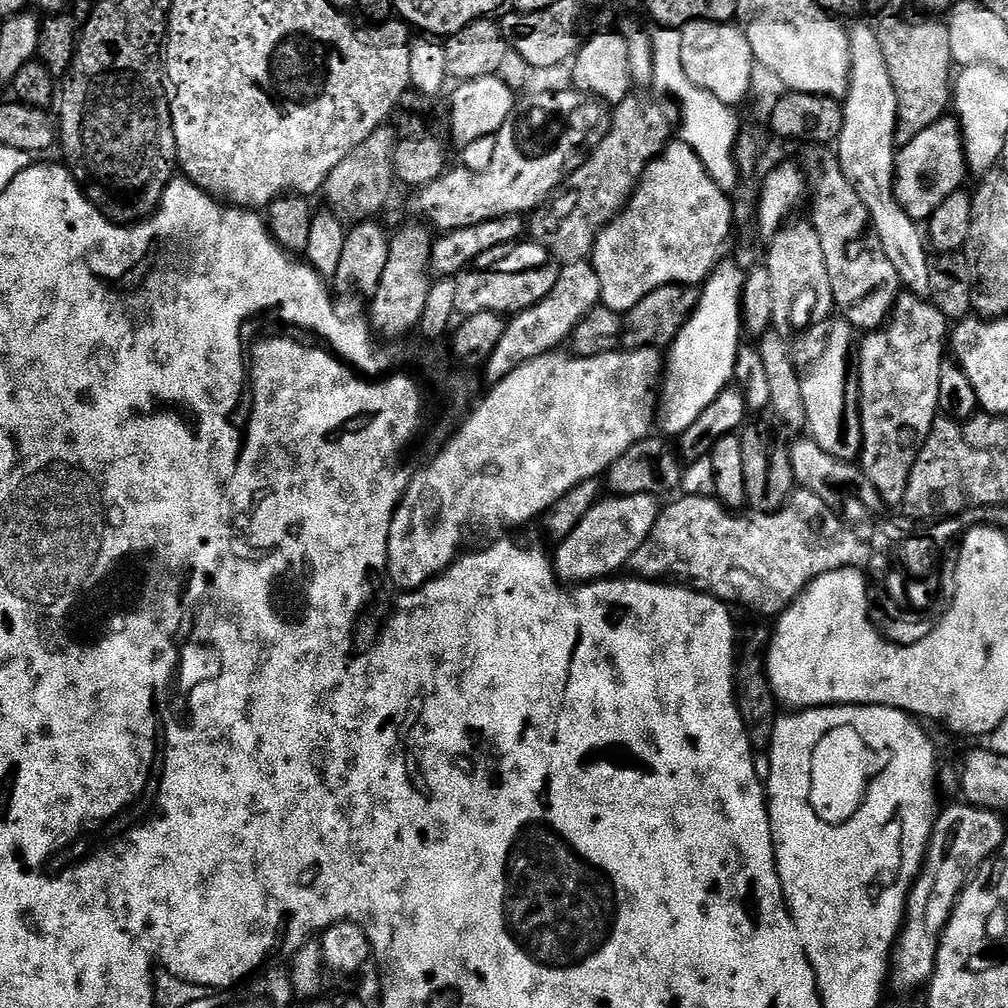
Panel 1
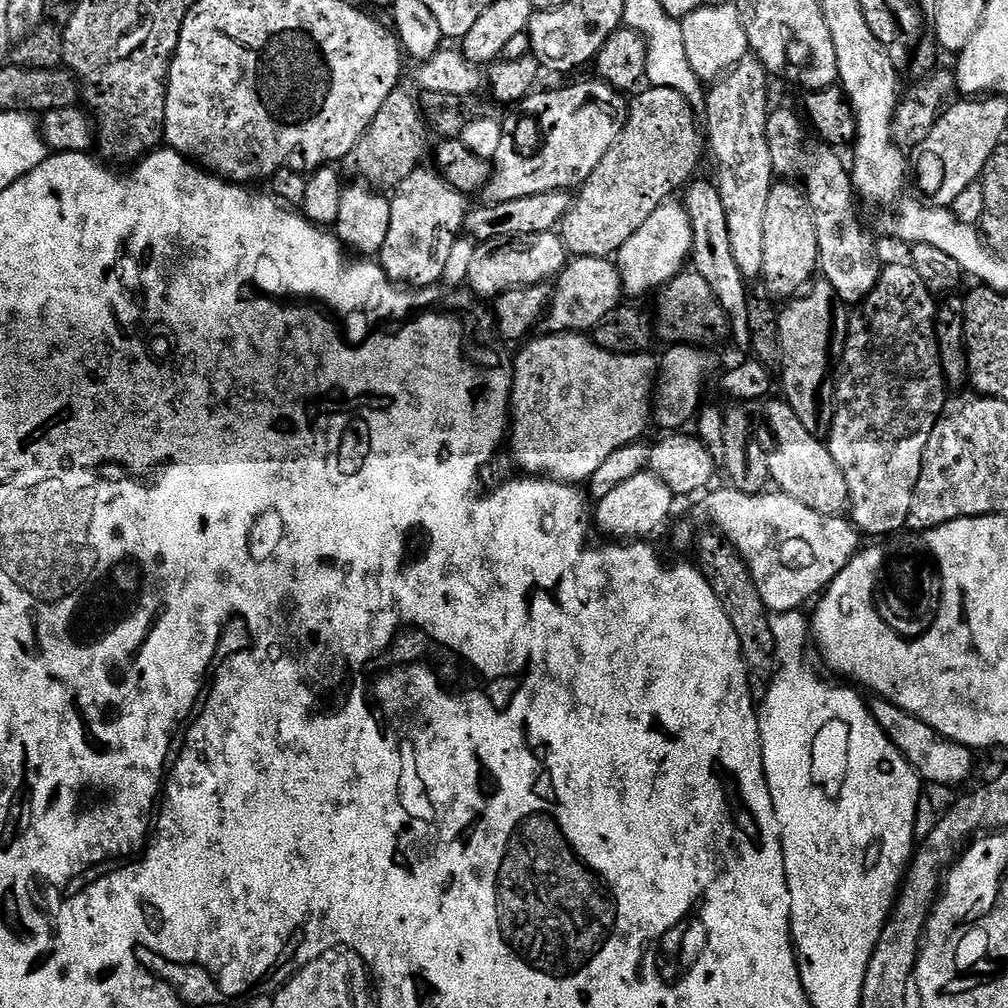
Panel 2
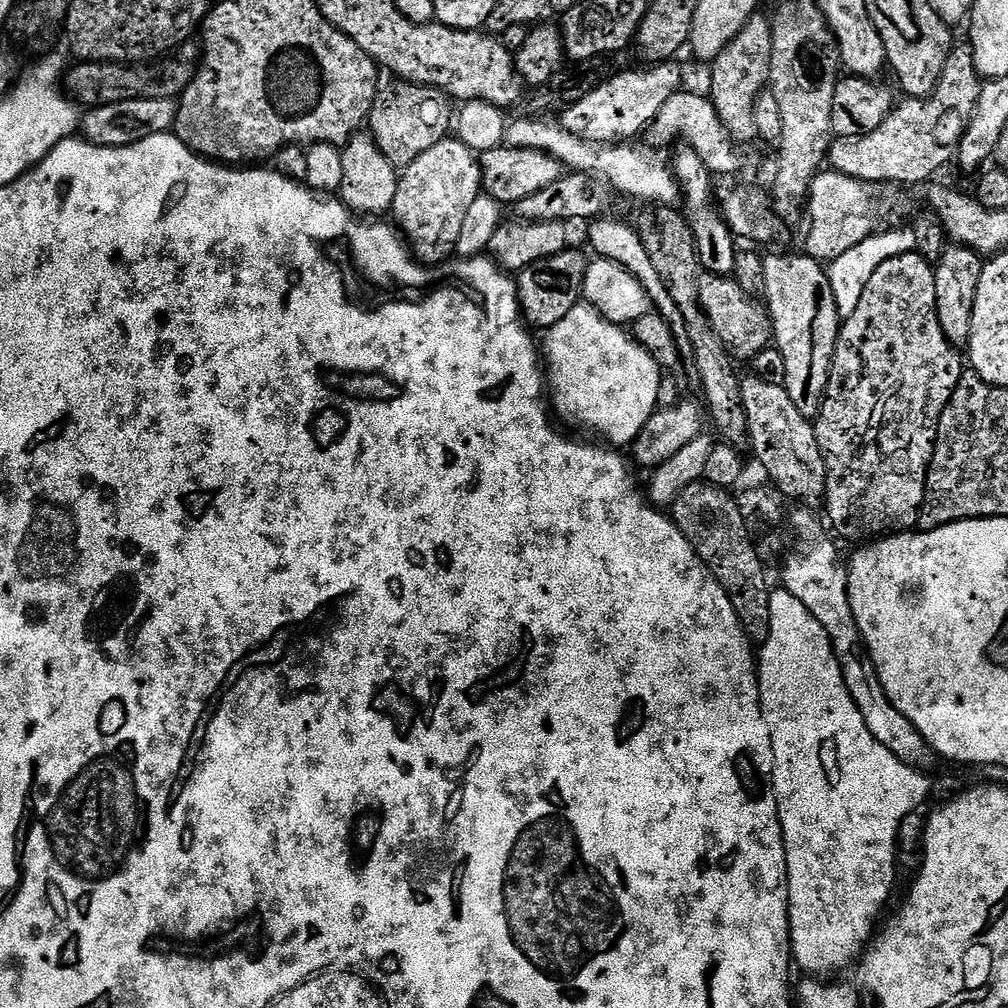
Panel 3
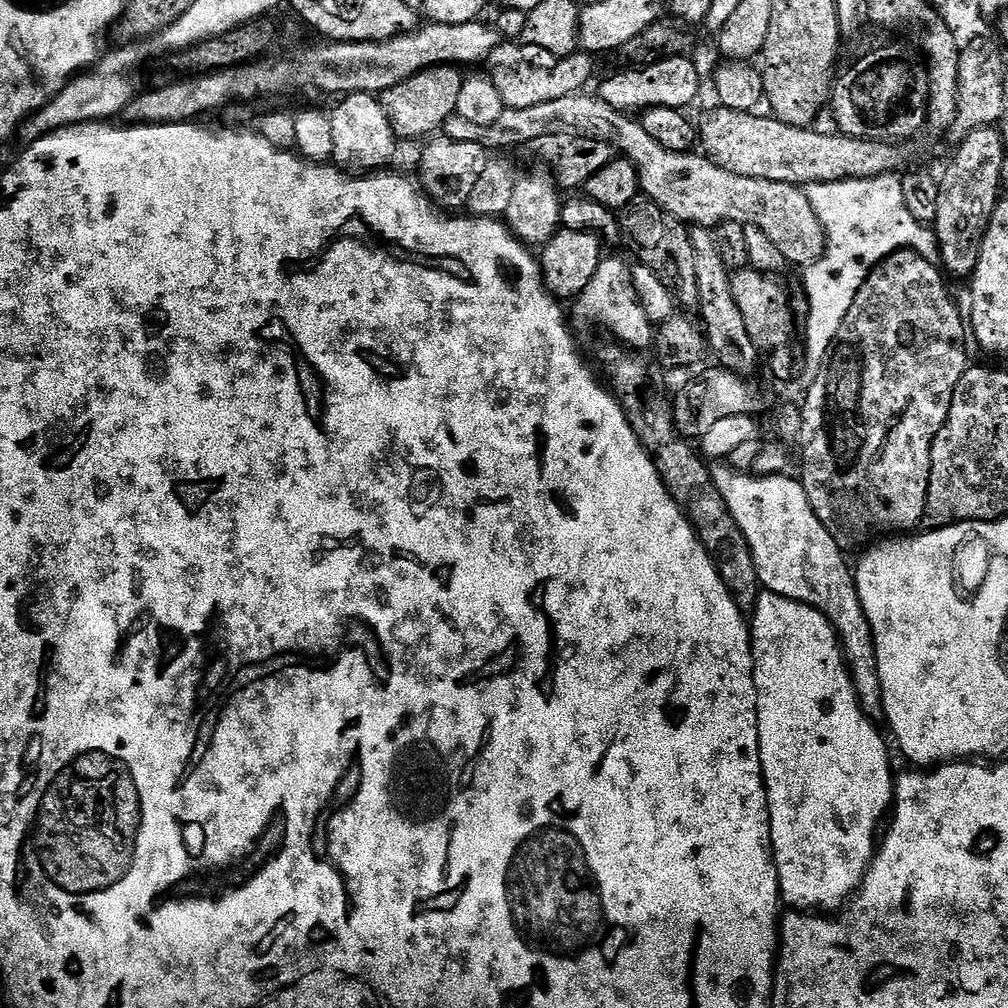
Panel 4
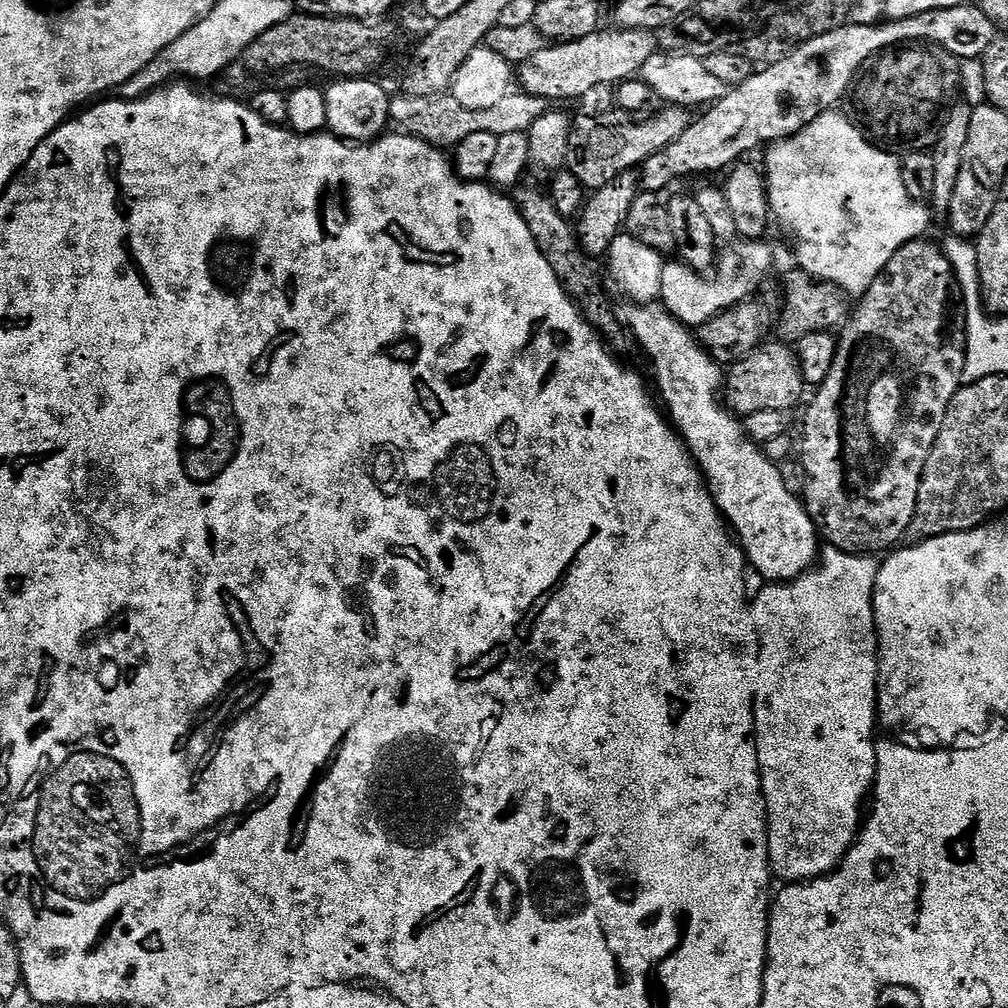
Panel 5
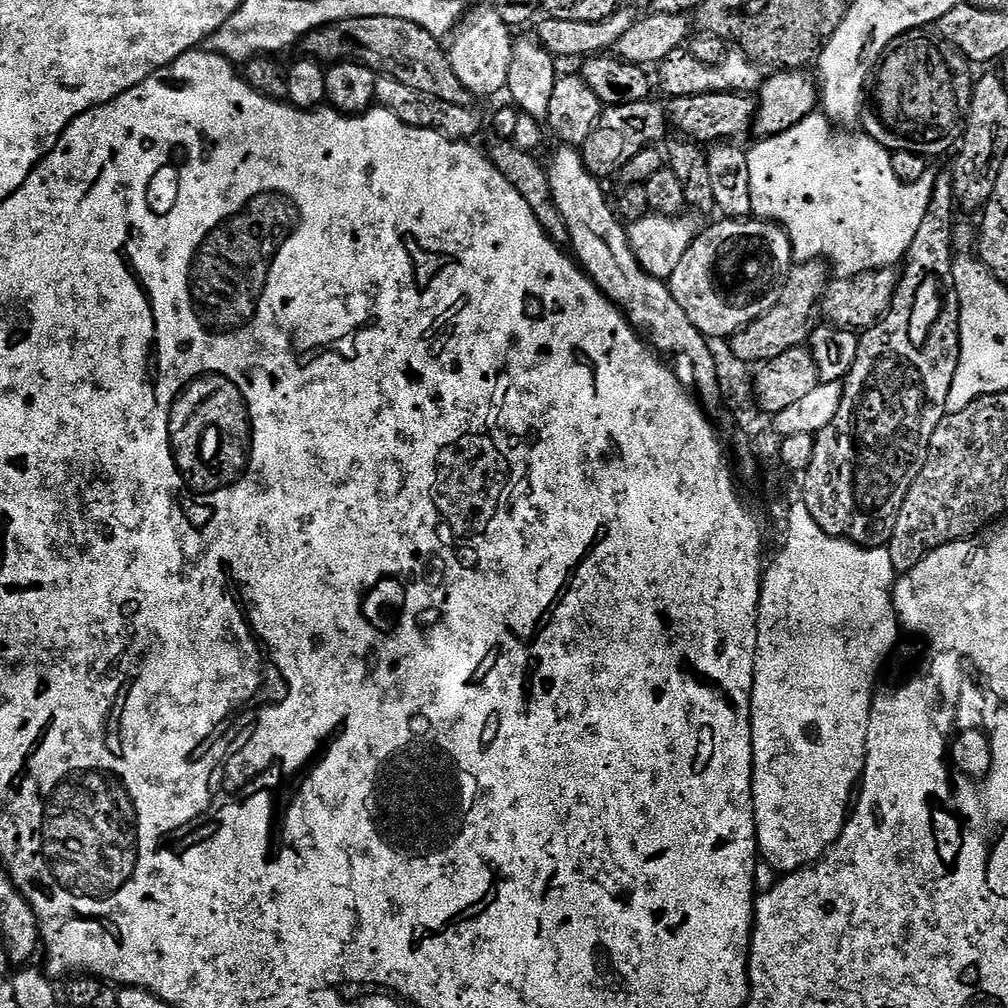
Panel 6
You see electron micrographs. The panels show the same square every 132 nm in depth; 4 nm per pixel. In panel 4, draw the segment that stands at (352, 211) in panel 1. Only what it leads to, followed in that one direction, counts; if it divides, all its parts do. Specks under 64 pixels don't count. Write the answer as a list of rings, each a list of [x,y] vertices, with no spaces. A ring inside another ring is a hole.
[[[437,64],[435,68],[422,70],[406,78],[406,82],[398,82],[398,86],[390,86],[390,90],[379,93],[378,99],[385,108],[390,126],[401,141],[420,139],[423,141],[439,133],[445,122],[456,115],[458,94],[462,94],[462,86],[466,79],[465,73],[460,72],[463,71],[459,67]]]

